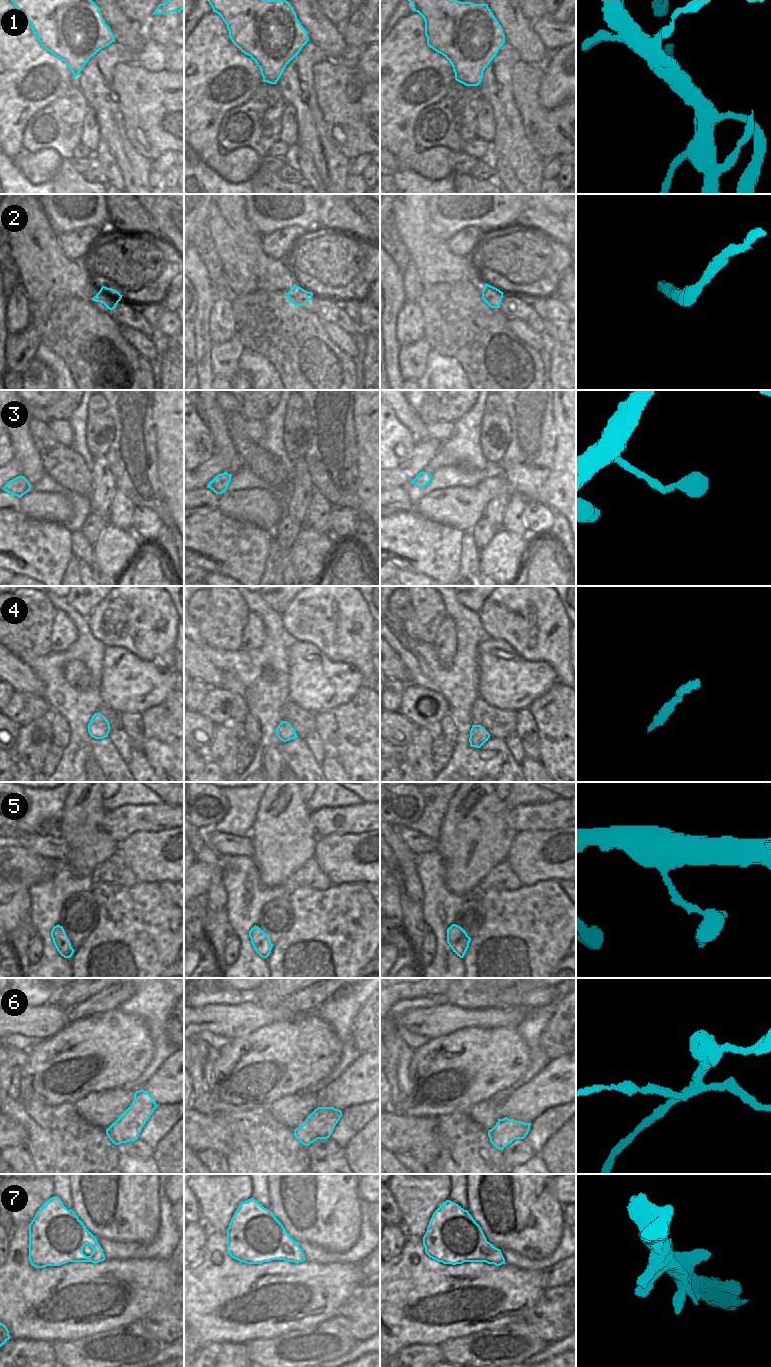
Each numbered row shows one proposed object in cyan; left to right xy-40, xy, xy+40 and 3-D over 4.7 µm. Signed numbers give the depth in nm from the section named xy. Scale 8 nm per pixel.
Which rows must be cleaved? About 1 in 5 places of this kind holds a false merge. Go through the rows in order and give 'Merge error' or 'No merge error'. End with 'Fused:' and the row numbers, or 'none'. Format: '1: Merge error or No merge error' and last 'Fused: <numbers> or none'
1: No merge error
2: No merge error
3: No merge error
4: No merge error
5: No merge error
6: Merge error
7: No merge error
Fused: 6

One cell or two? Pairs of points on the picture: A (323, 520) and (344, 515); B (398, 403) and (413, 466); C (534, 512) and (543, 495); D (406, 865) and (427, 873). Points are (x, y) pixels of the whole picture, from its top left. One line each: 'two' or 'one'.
A: two
B: two
C: two
D: two

